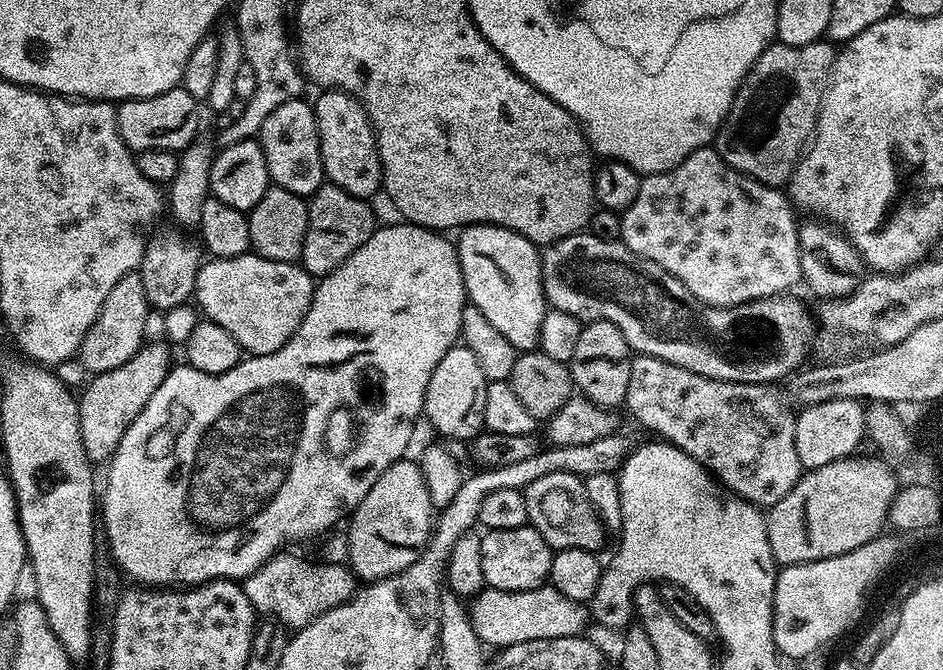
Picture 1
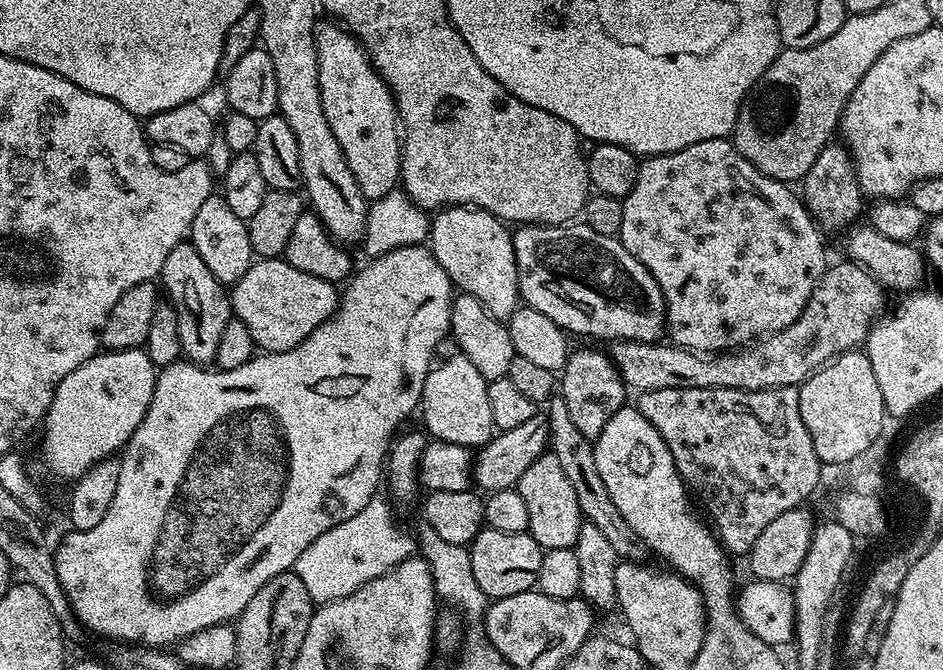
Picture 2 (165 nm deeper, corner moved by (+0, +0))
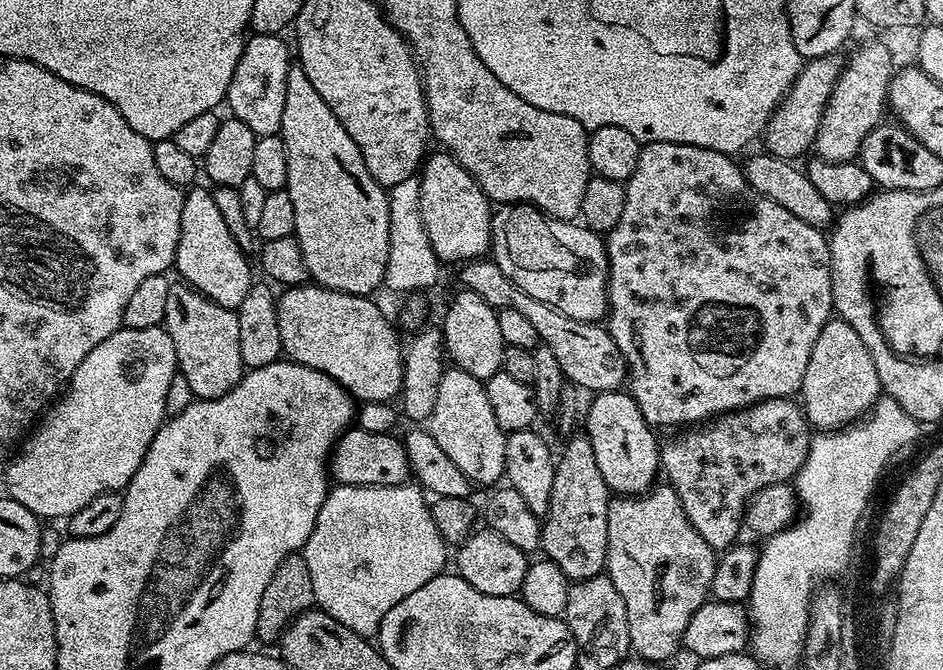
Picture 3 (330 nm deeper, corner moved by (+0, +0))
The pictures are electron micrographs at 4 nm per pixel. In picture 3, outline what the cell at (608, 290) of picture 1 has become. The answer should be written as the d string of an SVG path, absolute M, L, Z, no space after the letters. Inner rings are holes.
M509 204L500 206L492 214L491 259L530 298L554 306L575 320L600 322L608 314L608 250L606 240L599 232L592 232L583 223L553 220L531 204Z

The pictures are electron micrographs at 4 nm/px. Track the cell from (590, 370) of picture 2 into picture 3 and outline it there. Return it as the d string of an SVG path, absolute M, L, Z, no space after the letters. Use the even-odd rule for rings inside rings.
M587 435L575 436L561 452L559 449L554 470L554 490L550 492L550 506L542 518L540 529L543 555L554 561L558 570L562 570L562 574L566 574L572 582L605 571L610 499L606 478L602 478L598 458L594 458L594 446L590 446Z

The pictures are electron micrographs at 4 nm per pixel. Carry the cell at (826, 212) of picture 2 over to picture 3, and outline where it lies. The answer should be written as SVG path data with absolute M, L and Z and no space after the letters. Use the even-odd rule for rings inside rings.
M868 40L858 45L852 57L843 61L840 77L822 110L818 126L814 152L819 159L840 163L859 157L866 134L885 119L888 83L893 75L892 52L880 40Z

